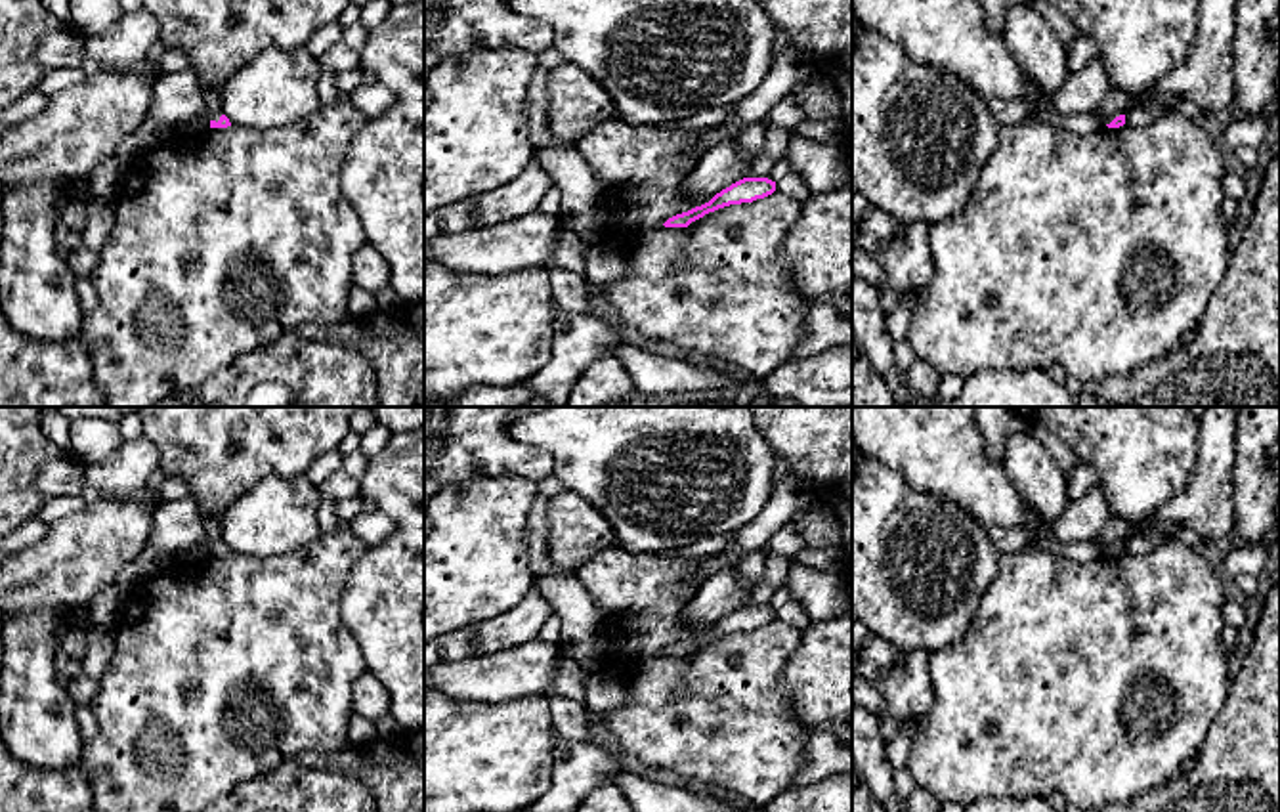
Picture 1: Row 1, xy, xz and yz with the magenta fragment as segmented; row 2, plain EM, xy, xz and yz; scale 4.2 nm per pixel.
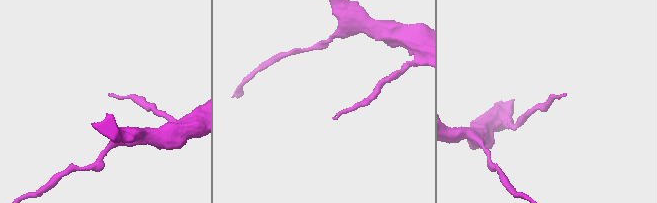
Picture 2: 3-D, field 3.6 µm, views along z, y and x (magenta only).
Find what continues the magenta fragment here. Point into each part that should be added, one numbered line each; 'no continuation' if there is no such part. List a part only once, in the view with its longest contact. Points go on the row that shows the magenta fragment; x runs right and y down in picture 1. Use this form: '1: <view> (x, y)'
1: yz (1118, 102)

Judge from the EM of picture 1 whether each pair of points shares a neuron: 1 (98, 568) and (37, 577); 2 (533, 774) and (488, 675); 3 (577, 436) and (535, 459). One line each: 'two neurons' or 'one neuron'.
1: one neuron
2: two neurons
3: two neurons

